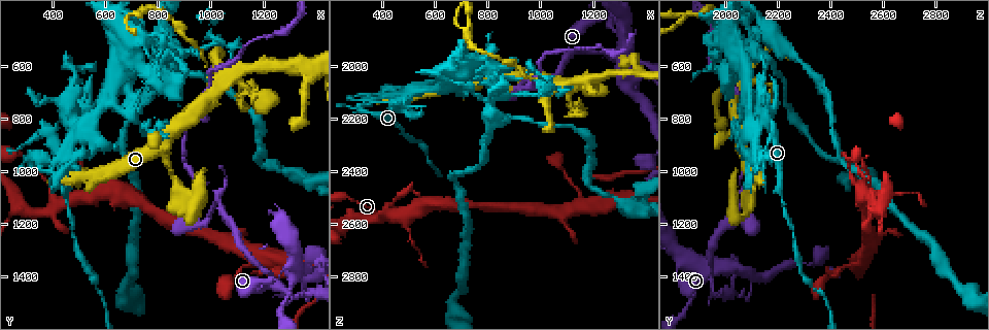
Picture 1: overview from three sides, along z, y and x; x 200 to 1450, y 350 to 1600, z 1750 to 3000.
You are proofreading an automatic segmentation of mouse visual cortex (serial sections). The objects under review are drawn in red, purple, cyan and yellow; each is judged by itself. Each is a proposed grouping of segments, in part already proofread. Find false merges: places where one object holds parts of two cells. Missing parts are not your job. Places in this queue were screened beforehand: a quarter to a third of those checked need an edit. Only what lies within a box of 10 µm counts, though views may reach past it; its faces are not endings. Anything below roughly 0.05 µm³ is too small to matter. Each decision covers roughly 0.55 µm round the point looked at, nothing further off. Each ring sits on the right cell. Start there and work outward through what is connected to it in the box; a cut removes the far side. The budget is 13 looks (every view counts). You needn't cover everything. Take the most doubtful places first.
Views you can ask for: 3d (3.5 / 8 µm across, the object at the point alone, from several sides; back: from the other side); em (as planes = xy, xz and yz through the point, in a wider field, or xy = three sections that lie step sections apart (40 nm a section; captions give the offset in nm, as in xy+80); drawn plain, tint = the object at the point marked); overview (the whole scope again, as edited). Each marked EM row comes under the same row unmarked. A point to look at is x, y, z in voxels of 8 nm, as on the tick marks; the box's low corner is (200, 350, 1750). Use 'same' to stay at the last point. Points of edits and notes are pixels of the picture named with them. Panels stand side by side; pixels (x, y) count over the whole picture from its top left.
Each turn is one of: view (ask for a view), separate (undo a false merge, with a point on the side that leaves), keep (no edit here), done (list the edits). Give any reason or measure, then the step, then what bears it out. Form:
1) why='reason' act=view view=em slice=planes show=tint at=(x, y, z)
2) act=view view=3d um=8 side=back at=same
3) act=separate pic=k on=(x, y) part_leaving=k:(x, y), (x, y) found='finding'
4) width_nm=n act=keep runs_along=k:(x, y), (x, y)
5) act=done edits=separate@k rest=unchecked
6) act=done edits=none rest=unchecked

act=view view=3d um=3.5 side=back at=(1350, 610, 2020)

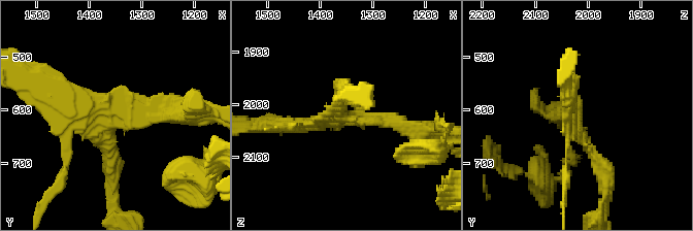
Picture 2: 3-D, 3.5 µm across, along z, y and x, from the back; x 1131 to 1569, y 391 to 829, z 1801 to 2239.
arms=4 arm_widths_nm=200,200,250,250 why='now the EM' act=view view=em slice=xy step=2 show=tint at=(1350, 610, 2025)

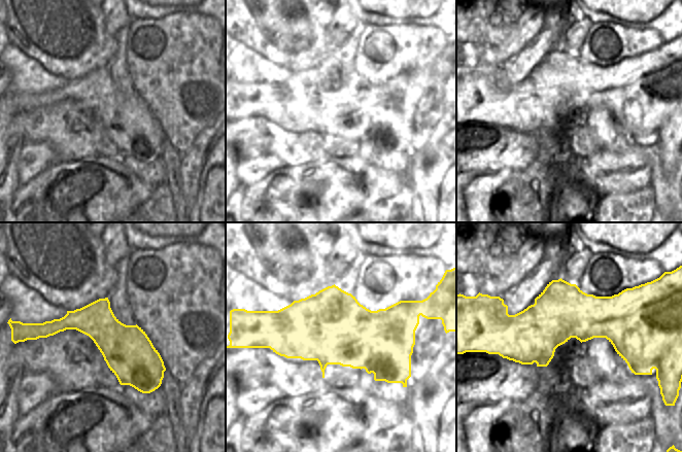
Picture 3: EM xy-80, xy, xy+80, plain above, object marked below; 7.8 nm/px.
act=view view=em slice=xy step=3 show=tint at=same

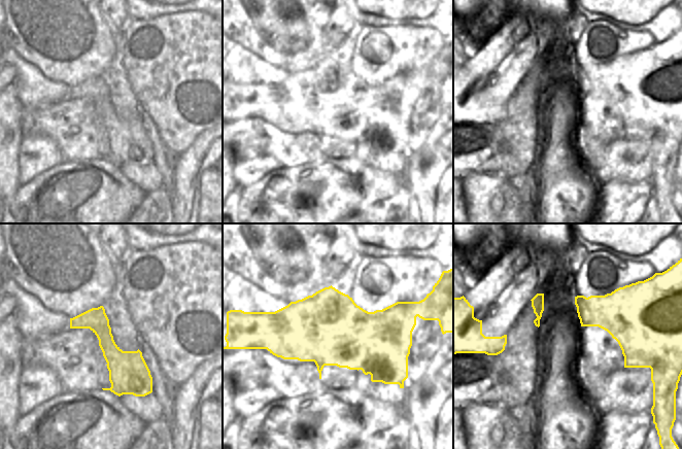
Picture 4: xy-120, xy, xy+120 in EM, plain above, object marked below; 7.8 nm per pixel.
act=keep runs_along=4:(72, 320), (90, 321), (148, 390) found='continuous, no second cell'

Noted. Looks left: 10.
act=view view=3d um=8 at=(430, 810, 2170)

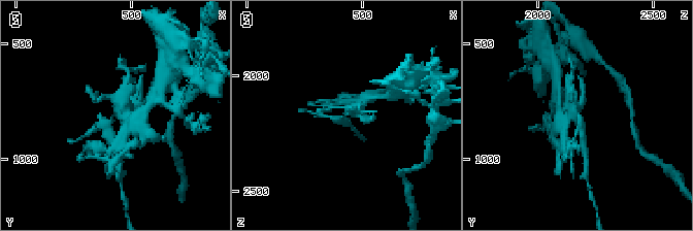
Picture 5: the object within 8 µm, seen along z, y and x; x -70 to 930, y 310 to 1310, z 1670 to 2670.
why='shape alone is not enough' act=view view=em slice=planes show=tint at=same

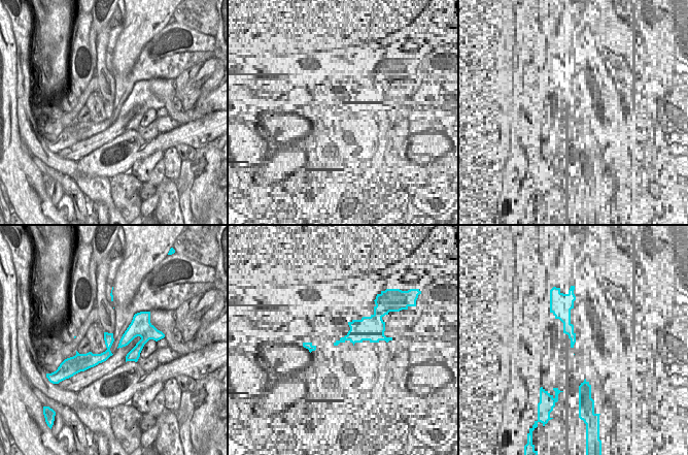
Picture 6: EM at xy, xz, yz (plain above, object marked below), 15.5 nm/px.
act=separate pic=5 on=(329, 105) part_leaving=5:(339, 118), (371, 97) found='two cells meet here'

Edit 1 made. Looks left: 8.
why='abrupt turn' act=view view=3d um=3.5 at=(430, 1110, 2570)

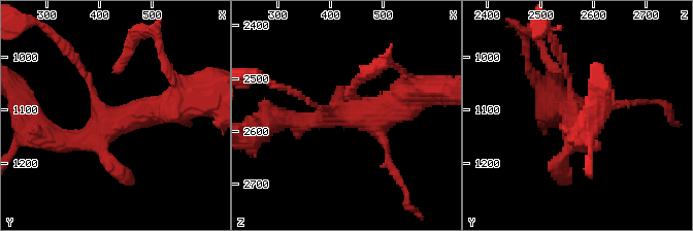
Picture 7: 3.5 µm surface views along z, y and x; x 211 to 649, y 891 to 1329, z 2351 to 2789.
why='shape alone is not enough' act=view view=em slice=planes show=tint at=(415, 1115, 2565)

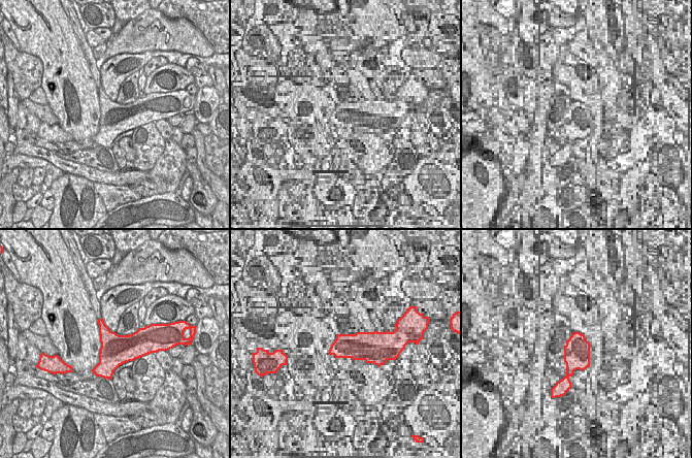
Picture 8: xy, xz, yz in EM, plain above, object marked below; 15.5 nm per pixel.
act=keep runs_along=7:(77, 61), (112, 121), (169, 105) found='continuous, no second cell'

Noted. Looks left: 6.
why='thin neck' act=view view=3d um=8 at=(470, 1240, 2250)

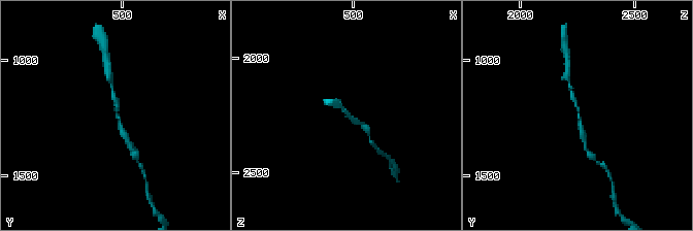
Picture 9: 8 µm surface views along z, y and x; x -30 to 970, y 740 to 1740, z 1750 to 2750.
act=view view=em slice=xy step=2 show=tint at=same

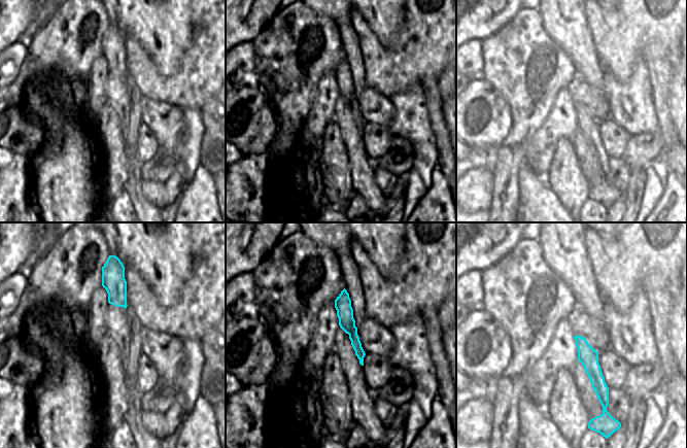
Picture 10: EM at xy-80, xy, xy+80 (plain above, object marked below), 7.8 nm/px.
arm_widths_nm=100,200 act=keep runs_along=10:(344, 293), (346, 322), (361, 356) found='continuous, no second cell'

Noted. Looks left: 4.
why='three-way junction' act=view view=3d um=3.5 at=(1340, 1360, 2050)

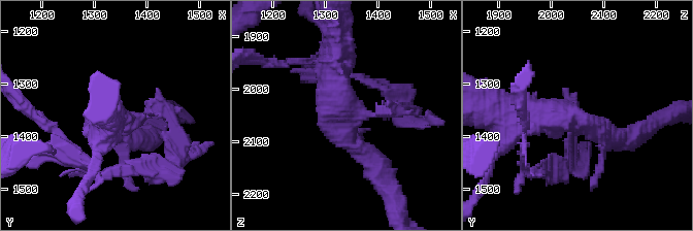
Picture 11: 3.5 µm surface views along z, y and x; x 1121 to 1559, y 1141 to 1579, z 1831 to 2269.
act=view view=em slice=xy step=3 show=tint at=(1345, 1370, 2040)

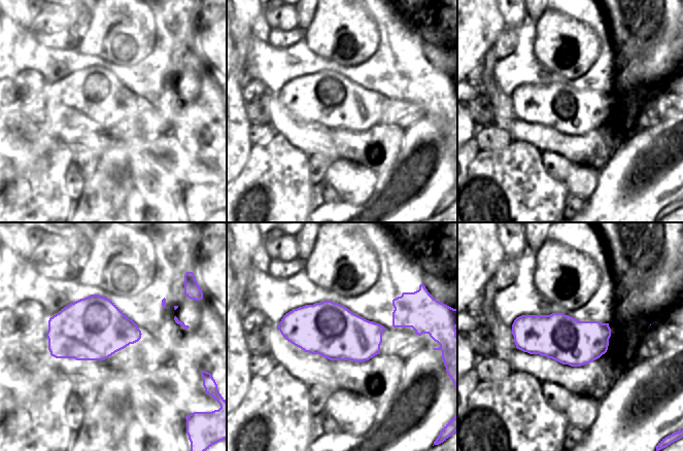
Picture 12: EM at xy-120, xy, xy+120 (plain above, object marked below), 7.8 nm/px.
arm_widths_nm=200,300,450 act=separate pic=11 on=(571, 149) part_leaving=11:(145, 112), (170, 112), (170, 163), (152, 172) found='a second cell is stuck on'

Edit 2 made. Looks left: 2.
act=done edits=separate@5,separate@11 rest=unchecked

